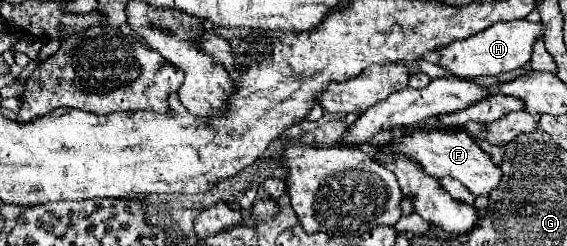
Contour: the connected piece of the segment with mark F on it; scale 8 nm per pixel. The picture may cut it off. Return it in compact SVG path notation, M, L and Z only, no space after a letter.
M416 131L412 135L406 135L402 141L390 141L386 145L382 145L382 149L408 155L410 159L418 161L424 167L424 171L436 179L442 179L442 177L460 179L470 189L470 193L474 193L476 197L480 197L480 195L488 197L490 191L496 189L502 181L502 169L498 165L494 165L490 161L490 157L486 157L486 153L480 149L480 145L462 131L446 131L446 133Z

